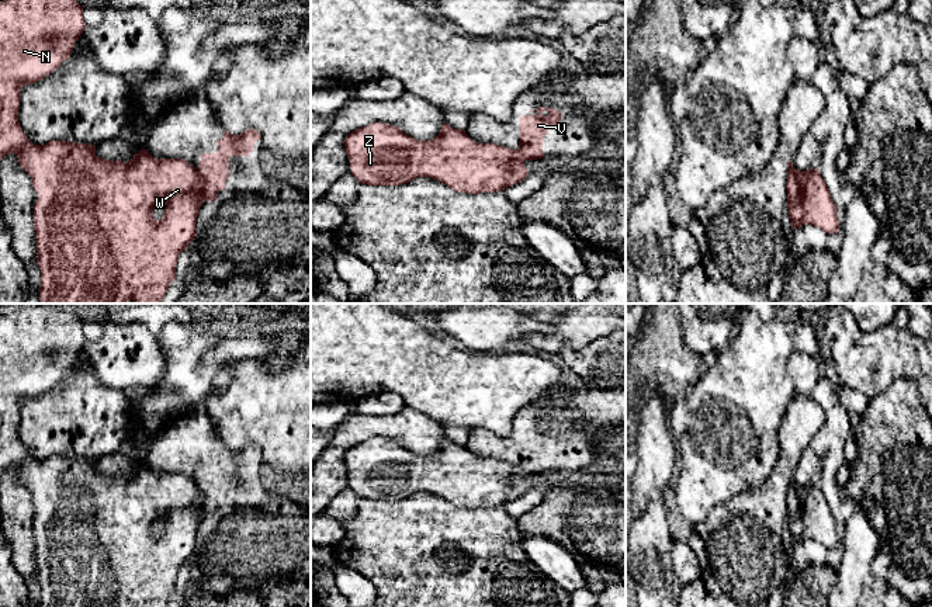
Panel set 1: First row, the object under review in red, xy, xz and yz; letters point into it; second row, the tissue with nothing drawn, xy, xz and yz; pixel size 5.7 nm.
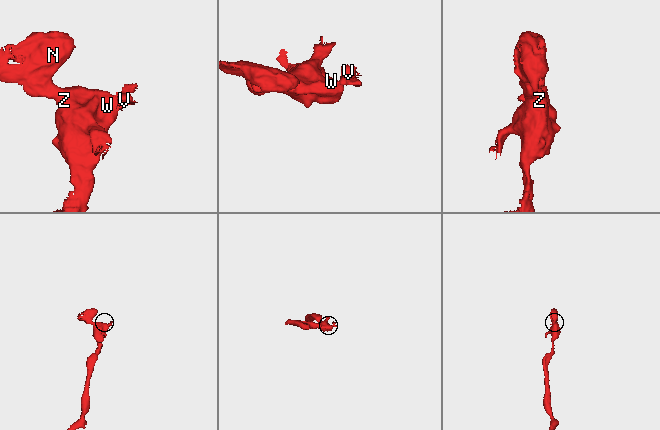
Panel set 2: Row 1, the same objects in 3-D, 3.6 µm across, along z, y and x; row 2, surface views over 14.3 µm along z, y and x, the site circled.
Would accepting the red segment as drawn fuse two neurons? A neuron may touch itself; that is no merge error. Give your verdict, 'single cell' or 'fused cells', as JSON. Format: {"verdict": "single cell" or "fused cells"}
{"verdict": "fused cells"}

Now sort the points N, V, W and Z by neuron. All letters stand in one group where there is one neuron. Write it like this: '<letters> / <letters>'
N W Z / V

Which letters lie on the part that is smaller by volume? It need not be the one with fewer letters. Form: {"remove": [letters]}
{"remove": ["V"]}

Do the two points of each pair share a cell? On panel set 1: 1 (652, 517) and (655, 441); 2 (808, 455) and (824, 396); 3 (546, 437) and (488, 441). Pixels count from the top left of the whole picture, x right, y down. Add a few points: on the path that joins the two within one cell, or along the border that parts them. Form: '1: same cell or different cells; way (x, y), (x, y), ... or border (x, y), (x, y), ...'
1: different cells; border (661, 496), (654, 499), (640, 513)
2: different cells; border (810, 446), (820, 462), (818, 479)
3: same cell; way (532, 446), (502, 446)

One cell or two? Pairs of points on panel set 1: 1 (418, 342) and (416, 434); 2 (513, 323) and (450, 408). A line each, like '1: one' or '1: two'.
1: two
2: two

